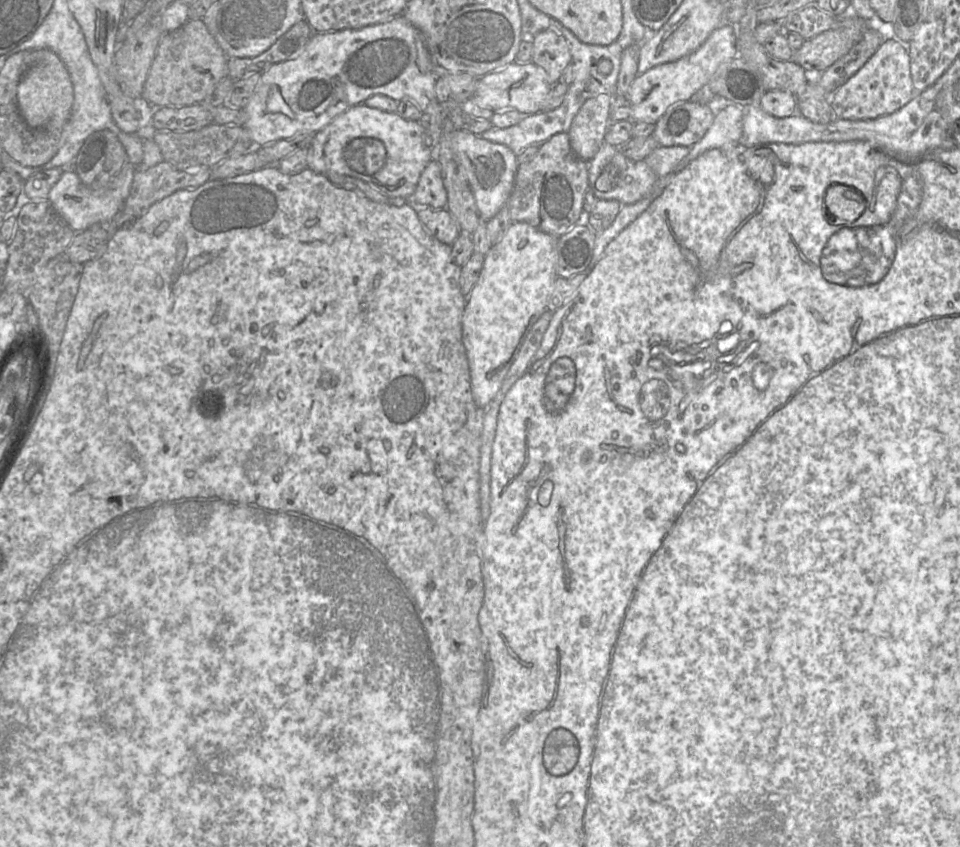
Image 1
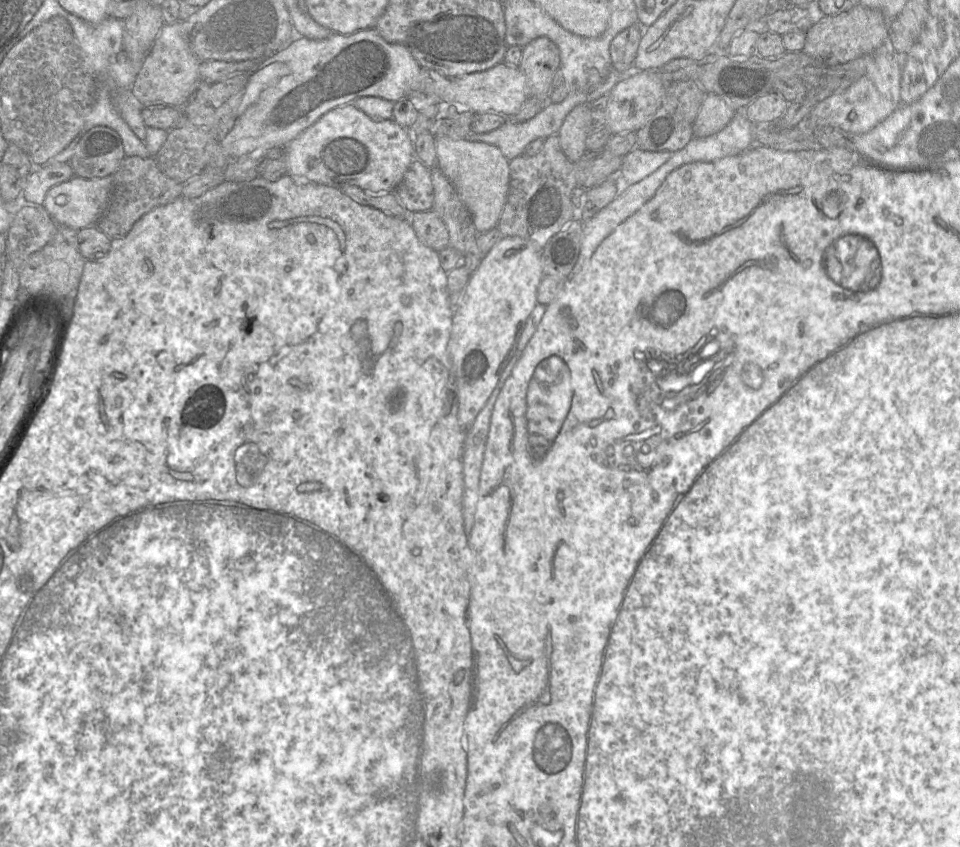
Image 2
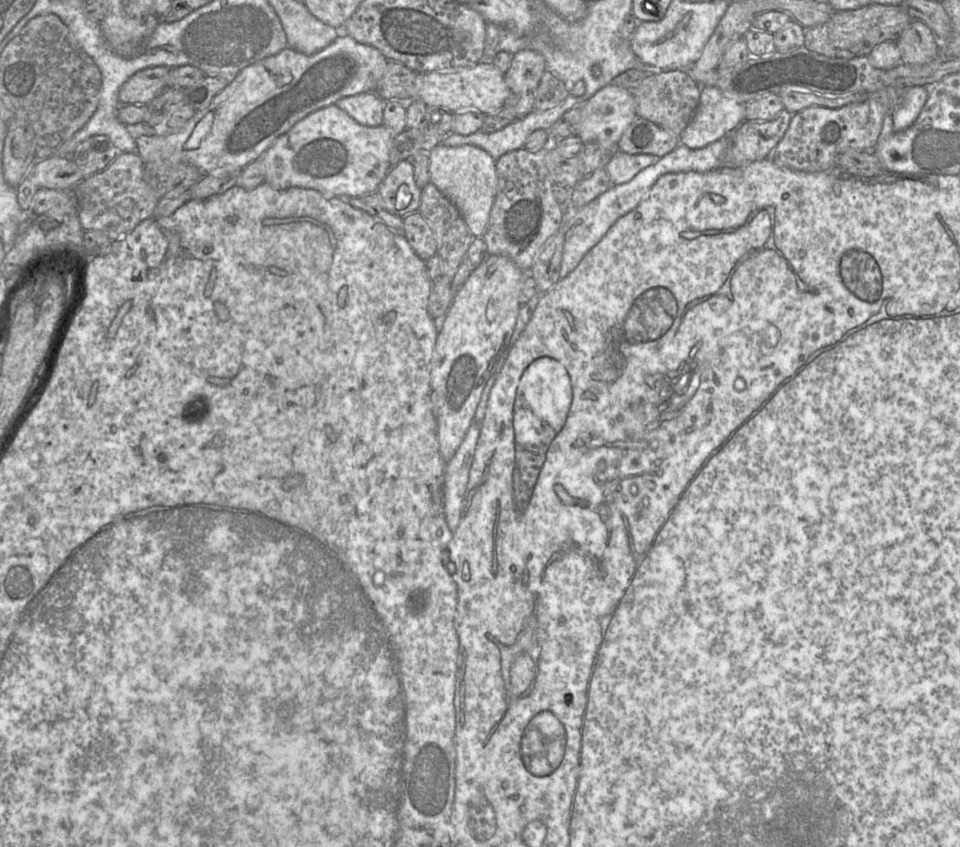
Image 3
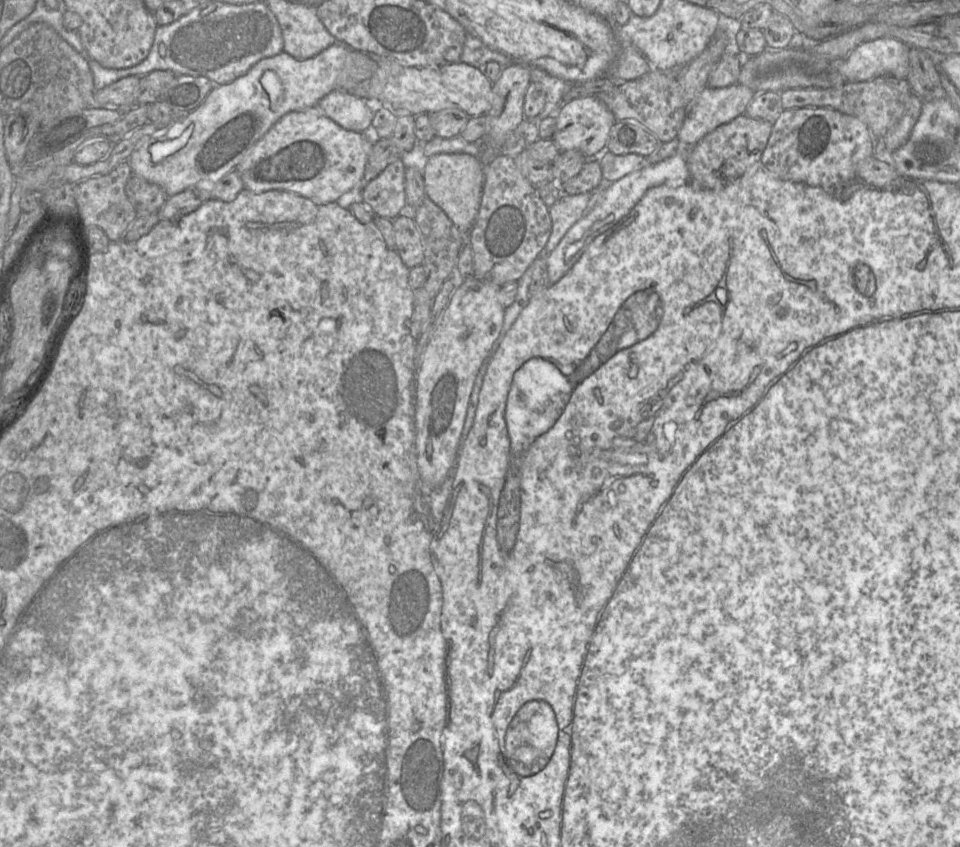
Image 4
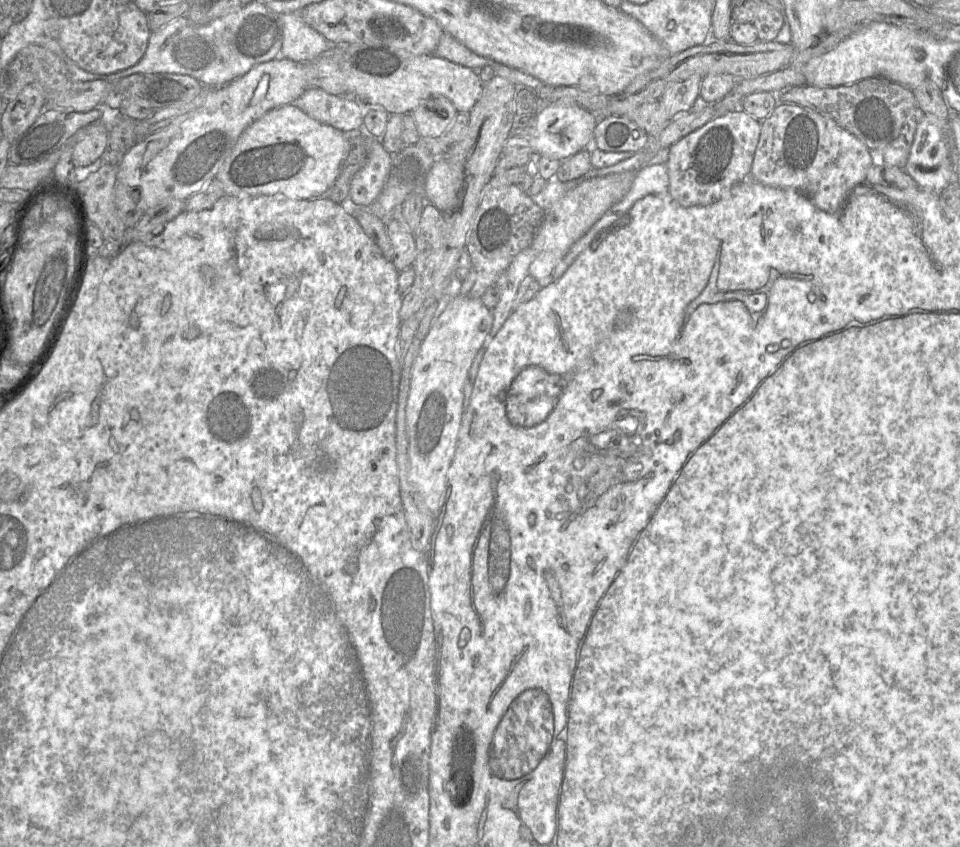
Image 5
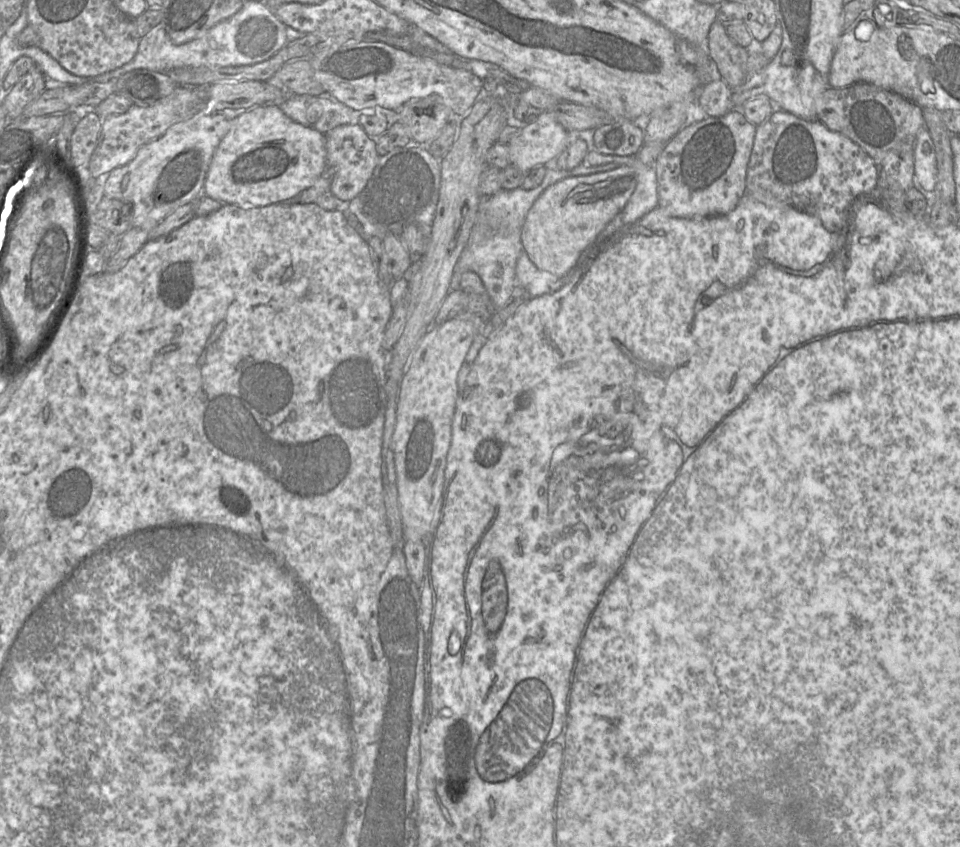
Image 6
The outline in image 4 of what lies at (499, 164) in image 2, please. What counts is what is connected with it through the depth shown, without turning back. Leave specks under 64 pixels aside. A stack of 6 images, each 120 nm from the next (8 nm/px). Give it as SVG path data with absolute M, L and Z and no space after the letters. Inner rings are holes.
M471 154L433 155L428 158L423 173L425 195L439 206L462 232L469 232L480 208L484 175L483 165Z

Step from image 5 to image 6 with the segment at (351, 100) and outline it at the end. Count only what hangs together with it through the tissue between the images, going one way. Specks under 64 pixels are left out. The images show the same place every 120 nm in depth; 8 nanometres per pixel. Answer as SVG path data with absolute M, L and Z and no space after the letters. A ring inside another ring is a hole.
M289 94L279 107L293 121L322 134L339 125L356 123L355 111L329 96Z

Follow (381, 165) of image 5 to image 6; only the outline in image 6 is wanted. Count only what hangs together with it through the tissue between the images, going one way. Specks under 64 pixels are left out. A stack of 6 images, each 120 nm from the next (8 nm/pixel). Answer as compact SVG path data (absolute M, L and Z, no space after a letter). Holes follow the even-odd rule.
M357 122L339 125L324 135L327 165L334 169L330 190L336 198L350 201L365 188L379 161L375 139L368 136Z

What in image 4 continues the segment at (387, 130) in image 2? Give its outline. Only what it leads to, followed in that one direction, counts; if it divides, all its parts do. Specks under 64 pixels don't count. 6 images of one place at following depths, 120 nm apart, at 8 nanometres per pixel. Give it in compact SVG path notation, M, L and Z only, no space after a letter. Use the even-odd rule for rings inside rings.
M317 106L282 116L236 166L244 188L253 192L280 190L316 204L336 202L363 176L374 138L346 130Z

